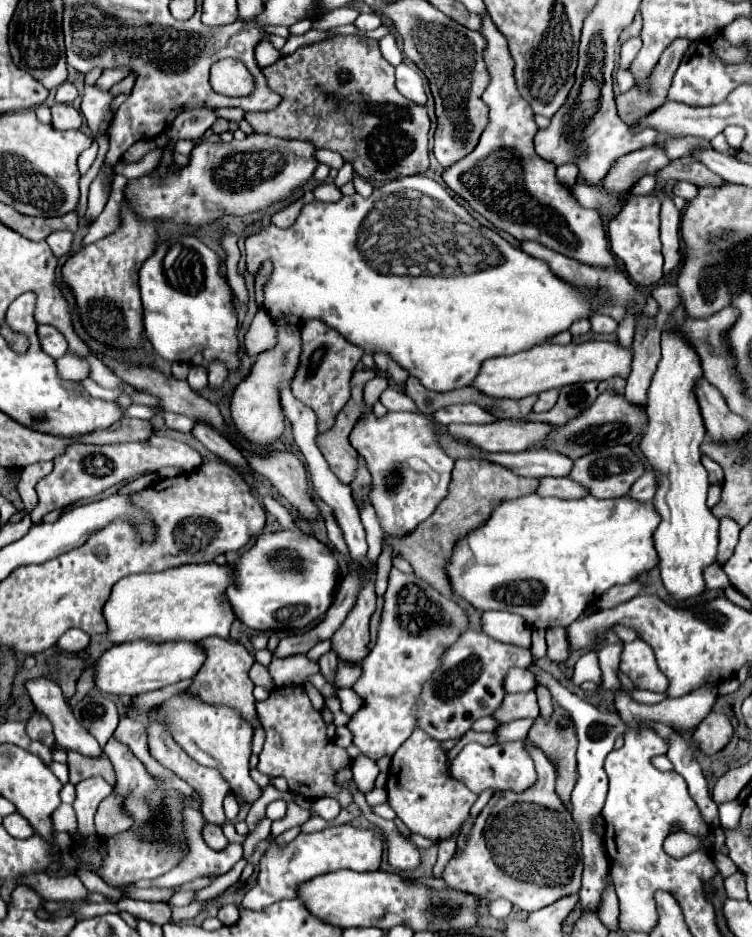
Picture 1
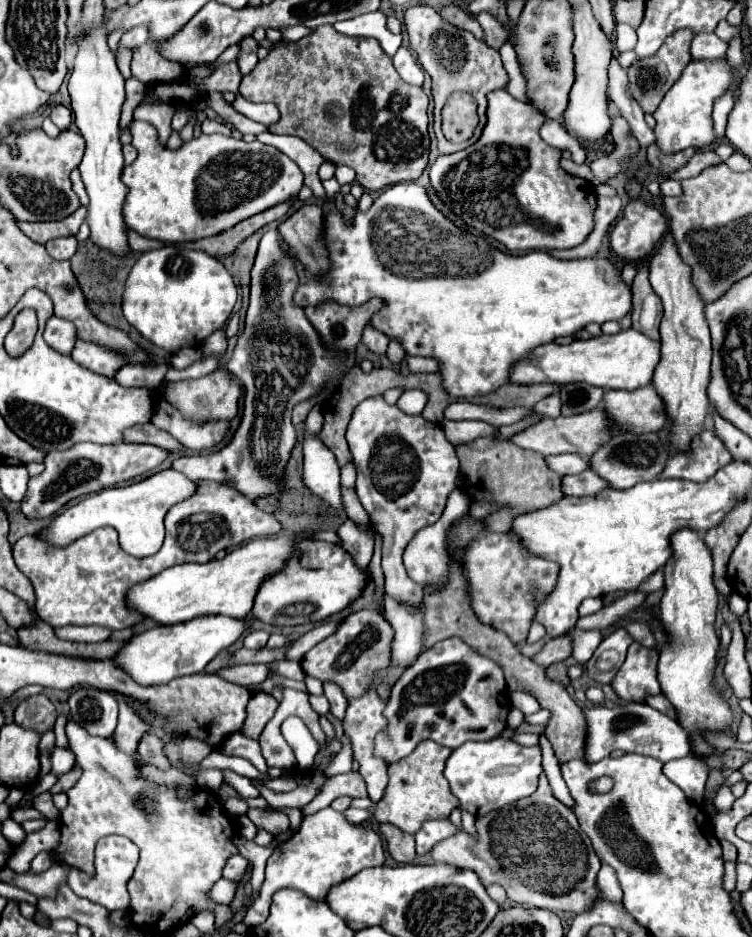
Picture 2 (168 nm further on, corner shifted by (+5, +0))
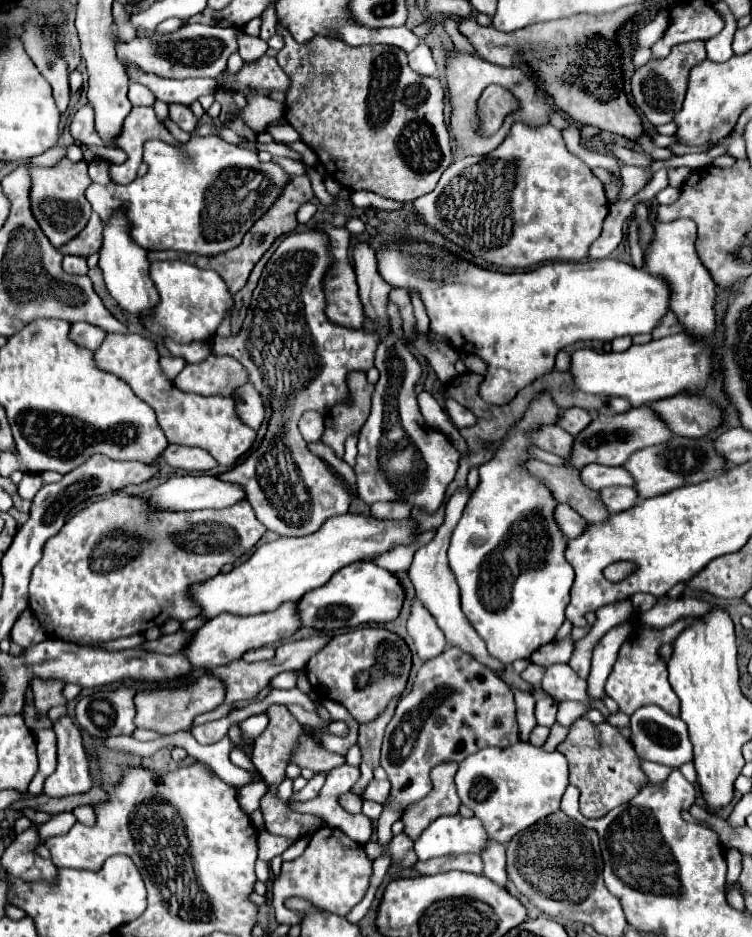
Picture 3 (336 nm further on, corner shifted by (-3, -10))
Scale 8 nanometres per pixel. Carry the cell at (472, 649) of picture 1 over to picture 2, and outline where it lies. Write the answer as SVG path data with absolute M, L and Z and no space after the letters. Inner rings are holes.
M447 638L423 652L393 686L383 710L387 730L375 738L375 756L393 764L409 756L421 740L435 740L451 750L469 740L491 740L507 728L509 710L503 670L463 640Z

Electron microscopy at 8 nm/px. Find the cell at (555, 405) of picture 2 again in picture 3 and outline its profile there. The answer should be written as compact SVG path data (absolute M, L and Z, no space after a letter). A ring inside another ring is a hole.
M567 408L559 414L557 426L561 426L569 434L579 434L591 422L591 414L583 408Z

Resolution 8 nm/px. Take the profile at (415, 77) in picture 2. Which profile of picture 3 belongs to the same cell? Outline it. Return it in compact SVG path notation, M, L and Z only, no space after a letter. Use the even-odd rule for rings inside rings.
M423 42L409 54L409 66L413 72L417 72L419 76L435 76L435 60L431 56L429 46L425 46Z

